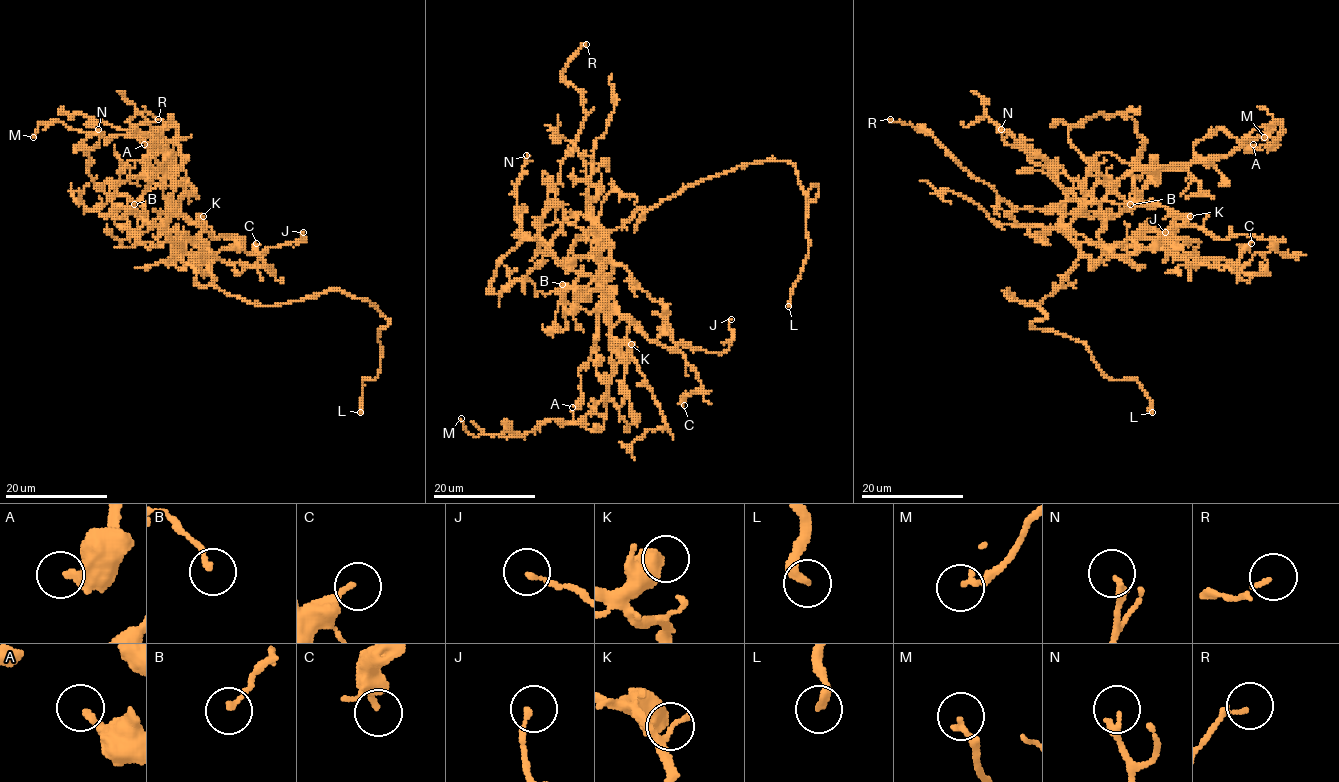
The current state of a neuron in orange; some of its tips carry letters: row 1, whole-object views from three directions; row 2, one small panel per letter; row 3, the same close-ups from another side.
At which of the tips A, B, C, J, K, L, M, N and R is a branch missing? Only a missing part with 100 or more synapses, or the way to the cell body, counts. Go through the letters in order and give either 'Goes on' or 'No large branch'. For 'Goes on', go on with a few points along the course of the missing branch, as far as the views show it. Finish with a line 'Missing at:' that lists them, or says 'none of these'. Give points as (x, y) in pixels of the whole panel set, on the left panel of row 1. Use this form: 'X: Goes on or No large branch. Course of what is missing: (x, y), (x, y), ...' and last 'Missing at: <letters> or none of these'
A: No large branch
B: No large branch
C: No large branch
J: No large branch
K: No large branch
L: Goes on
M: No large branch
N: No large branch
R: No large branch
Missing at: L

